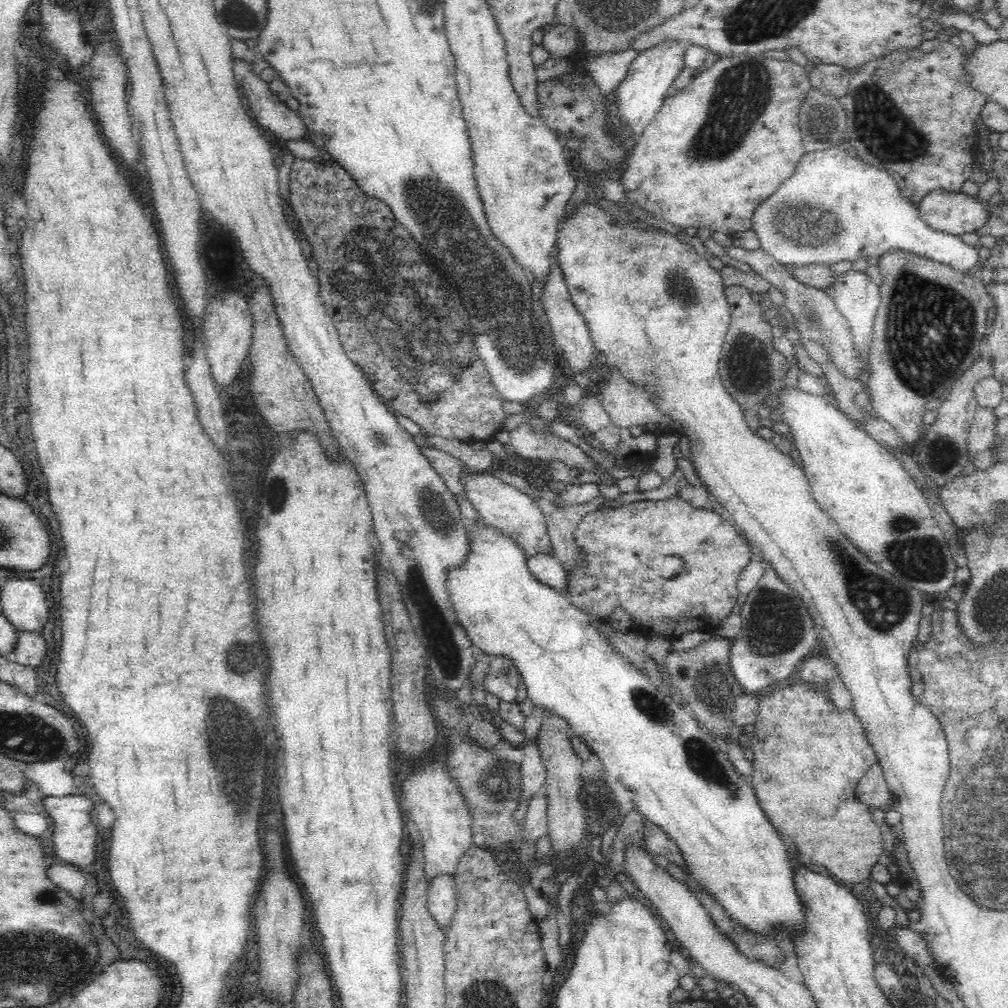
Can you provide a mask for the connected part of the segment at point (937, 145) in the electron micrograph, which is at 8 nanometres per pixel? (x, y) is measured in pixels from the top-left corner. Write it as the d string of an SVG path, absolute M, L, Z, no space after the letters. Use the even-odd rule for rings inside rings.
M950 41L940 42L932 52L928 53L923 52L922 48L896 49L894 52L886 53L877 59L869 60L866 64L861 64L857 68L857 72L851 76L847 93L840 99L840 105L847 115L846 138L850 138L850 144L857 151L858 158L872 166L888 171L890 178L893 178L900 188L901 195L912 204L919 203L928 192L932 192L934 189L960 192L964 182L971 178L972 170L978 167L979 156L975 149L974 121L979 118L982 108L989 102L989 98L988 95L984 95L982 91L974 89L970 85L970 73L964 67L964 54L962 46L956 47Z

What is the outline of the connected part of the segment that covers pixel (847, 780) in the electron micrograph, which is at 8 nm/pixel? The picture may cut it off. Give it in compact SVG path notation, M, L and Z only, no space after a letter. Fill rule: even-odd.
M804 681L794 684L782 684L782 686L776 687L768 692L754 694L754 698L757 699L758 704L755 721L753 722L755 729L752 733L754 760L751 762L750 783L756 791L759 805L769 818L770 823L774 825L776 831L786 838L793 847L793 850L801 856L804 856L806 861L827 868L829 874L832 874L838 883L845 884L851 888L859 885L863 887L862 882L868 878L870 879L870 868L880 860L879 856L883 854L883 836L880 827L873 821L870 806L861 802L856 797L856 784L866 774L866 771L877 762L877 756L874 754L870 743L864 735L862 722L858 720L858 717L851 710L839 710L832 703L827 691L820 689L820 687L812 687L812 685L804 683Z

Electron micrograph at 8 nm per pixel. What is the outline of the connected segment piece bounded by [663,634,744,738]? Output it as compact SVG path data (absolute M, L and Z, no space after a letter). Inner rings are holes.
M712 634L697 647L685 651L668 649L663 660L670 684L682 693L694 718L698 719L702 728L714 738L728 738L736 727L733 721L734 703L736 697L744 693L730 669L732 642L731 638Z

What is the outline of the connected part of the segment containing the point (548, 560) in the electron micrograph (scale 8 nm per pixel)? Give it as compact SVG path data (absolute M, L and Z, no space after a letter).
M536 554L527 558L527 567L530 574L542 584L560 592L562 595L569 594L569 579L566 570L552 554Z

